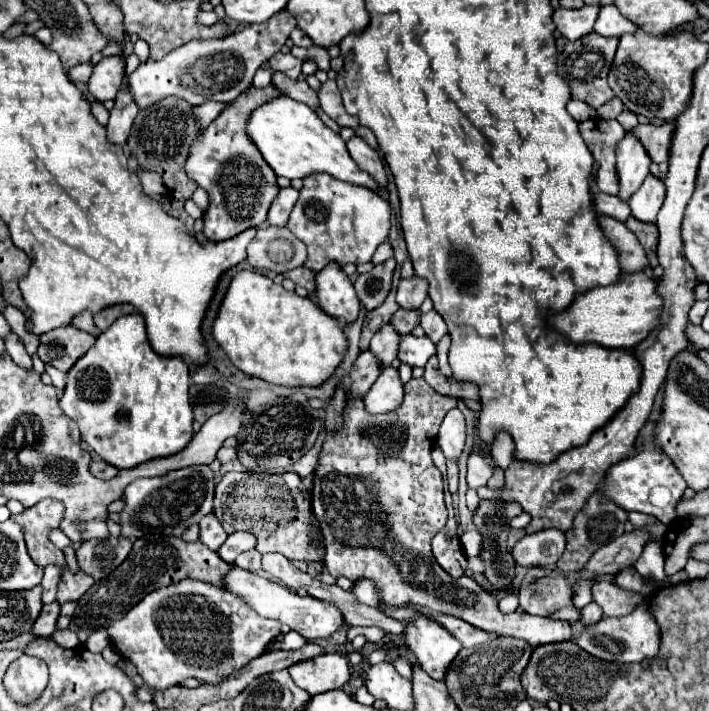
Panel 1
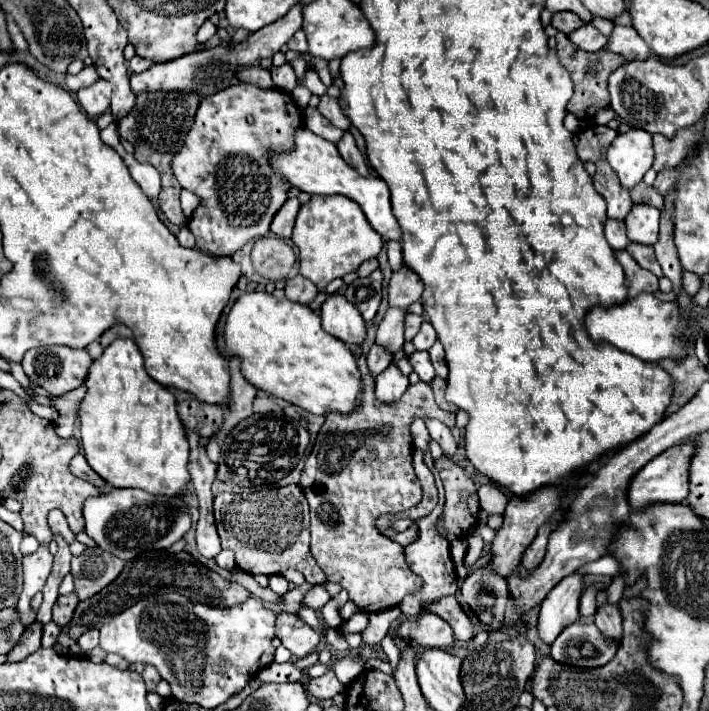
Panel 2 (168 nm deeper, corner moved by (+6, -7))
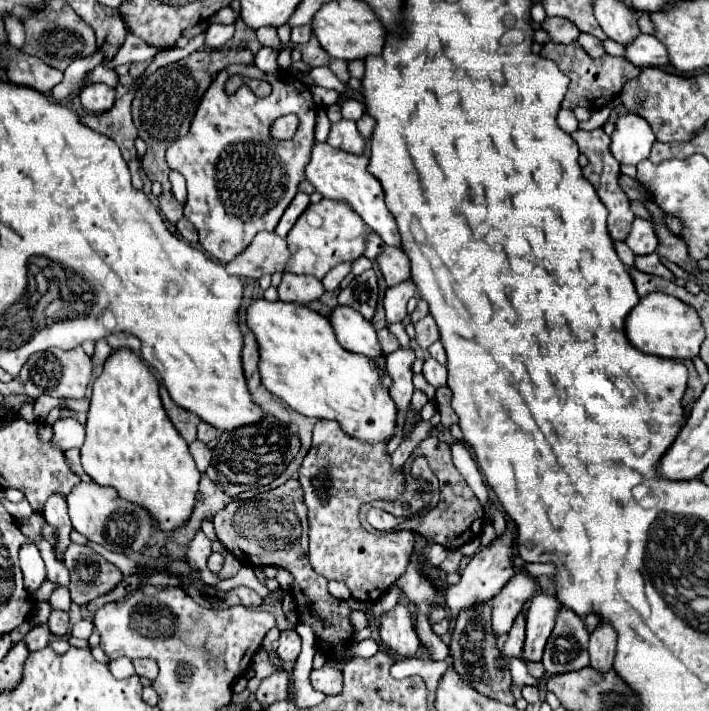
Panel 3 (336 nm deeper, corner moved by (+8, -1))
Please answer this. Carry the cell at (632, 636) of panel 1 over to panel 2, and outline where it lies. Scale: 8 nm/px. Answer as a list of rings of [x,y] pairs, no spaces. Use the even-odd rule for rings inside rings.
[[[571,623],[551,645],[551,659],[571,667],[601,667],[615,657],[617,645],[607,645],[595,625]]]

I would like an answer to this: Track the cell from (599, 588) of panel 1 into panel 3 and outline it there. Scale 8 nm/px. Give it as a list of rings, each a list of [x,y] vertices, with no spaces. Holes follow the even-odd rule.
[[[601,621],[591,633],[589,655],[591,655],[591,667],[595,667],[597,671],[609,671],[609,667],[613,665],[613,655],[617,647],[615,635],[617,633],[613,631],[613,627],[609,627],[609,623],[605,621]]]

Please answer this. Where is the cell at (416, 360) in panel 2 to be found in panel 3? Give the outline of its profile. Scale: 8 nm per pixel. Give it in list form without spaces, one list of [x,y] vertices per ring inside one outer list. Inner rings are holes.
[[[431,357],[425,359],[425,363],[423,363],[423,375],[425,375],[425,379],[427,379],[435,389],[447,383],[447,369],[445,369],[445,365],[437,363],[437,361],[431,359]]]

